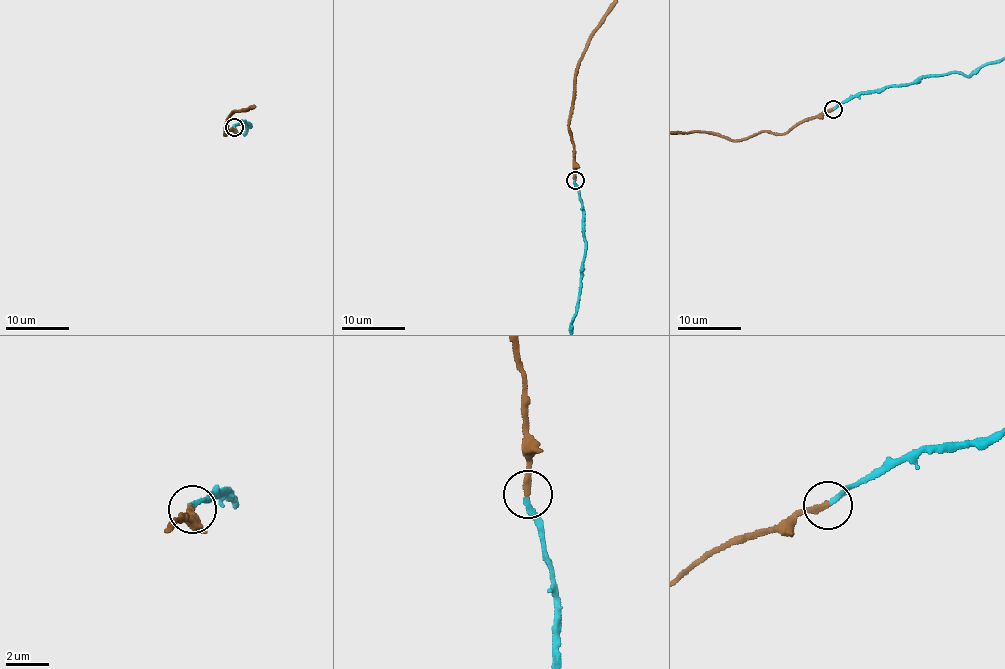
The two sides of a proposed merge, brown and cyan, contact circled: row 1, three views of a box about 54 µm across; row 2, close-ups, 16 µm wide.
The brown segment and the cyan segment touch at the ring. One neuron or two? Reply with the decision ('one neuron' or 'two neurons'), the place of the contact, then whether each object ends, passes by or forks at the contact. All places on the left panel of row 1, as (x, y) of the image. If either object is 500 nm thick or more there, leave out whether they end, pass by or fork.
one neuron | (234, 127) | brown ends | cyan ends

